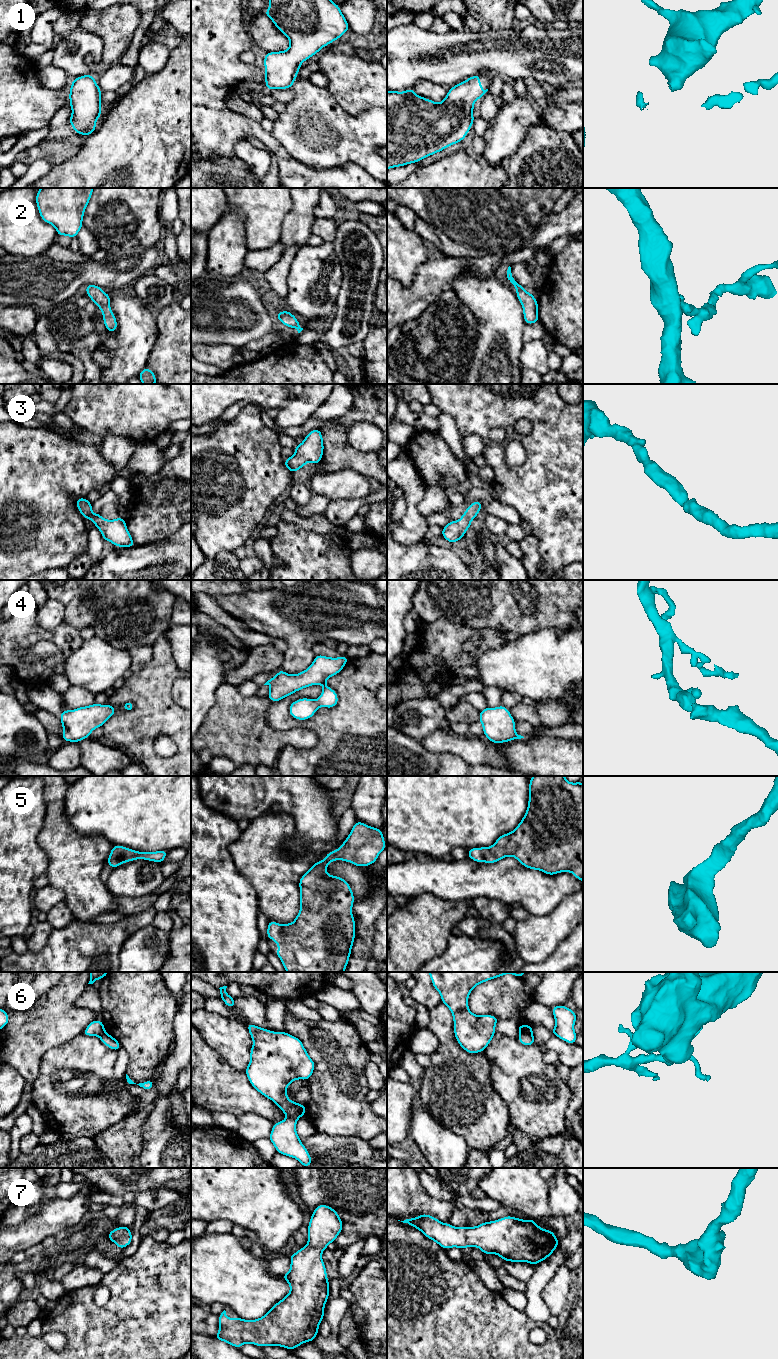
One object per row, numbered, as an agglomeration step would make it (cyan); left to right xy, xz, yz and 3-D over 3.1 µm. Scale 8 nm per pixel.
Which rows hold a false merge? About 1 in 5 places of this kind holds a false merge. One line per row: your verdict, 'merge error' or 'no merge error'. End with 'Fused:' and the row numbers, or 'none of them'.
1: no merge error
2: no merge error
3: no merge error
4: no merge error
5: no merge error
6: merge error
7: no merge error
Fused: 6

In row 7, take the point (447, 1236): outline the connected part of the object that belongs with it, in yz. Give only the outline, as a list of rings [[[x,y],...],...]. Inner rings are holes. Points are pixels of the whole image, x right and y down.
[[[428,1214],[401,1222],[415,1227],[443,1249],[478,1247],[485,1255],[495,1254],[510,1262],[536,1265],[548,1258],[559,1244],[554,1232],[538,1226],[534,1219],[513,1216],[475,1227],[455,1227]]]

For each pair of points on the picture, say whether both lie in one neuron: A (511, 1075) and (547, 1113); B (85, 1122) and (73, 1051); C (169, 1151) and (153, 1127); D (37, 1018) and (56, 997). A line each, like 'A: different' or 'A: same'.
A: same
B: same
C: same
D: same

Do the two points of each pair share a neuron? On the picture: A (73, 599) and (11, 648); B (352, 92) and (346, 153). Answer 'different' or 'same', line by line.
A: different
B: different

